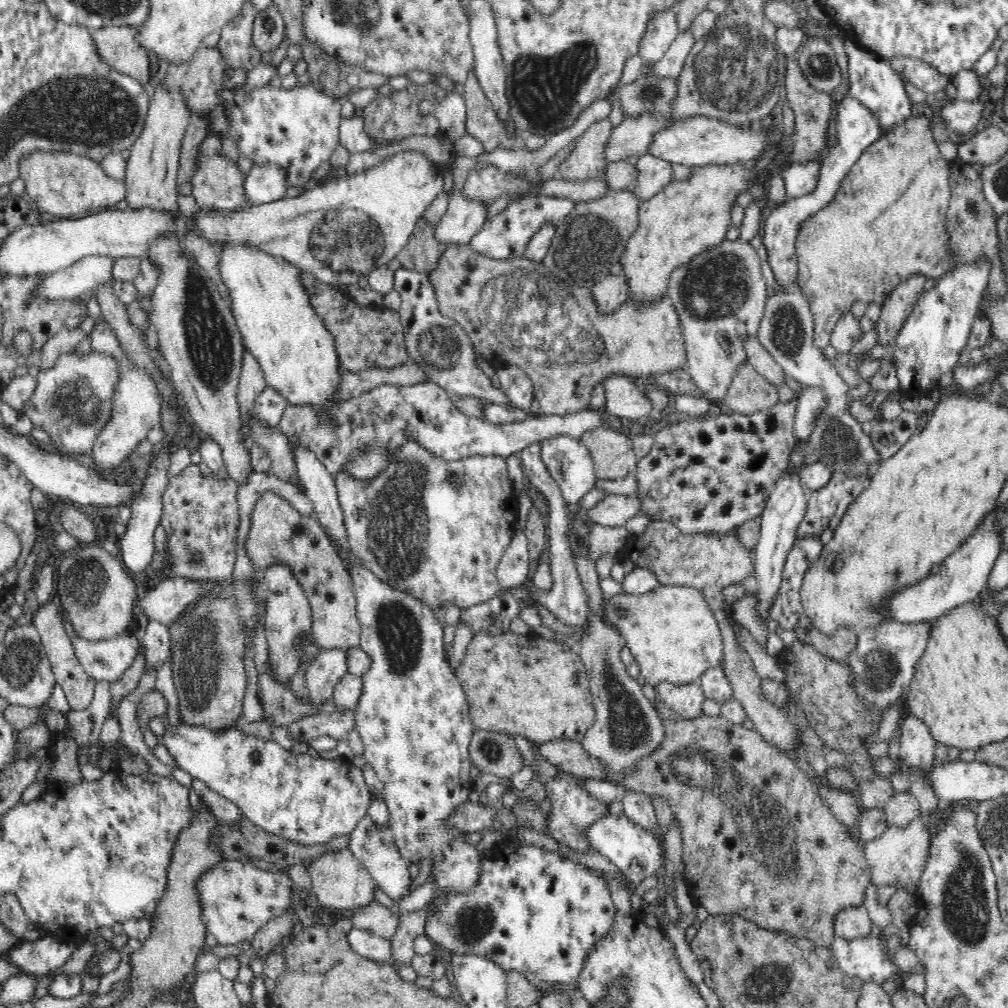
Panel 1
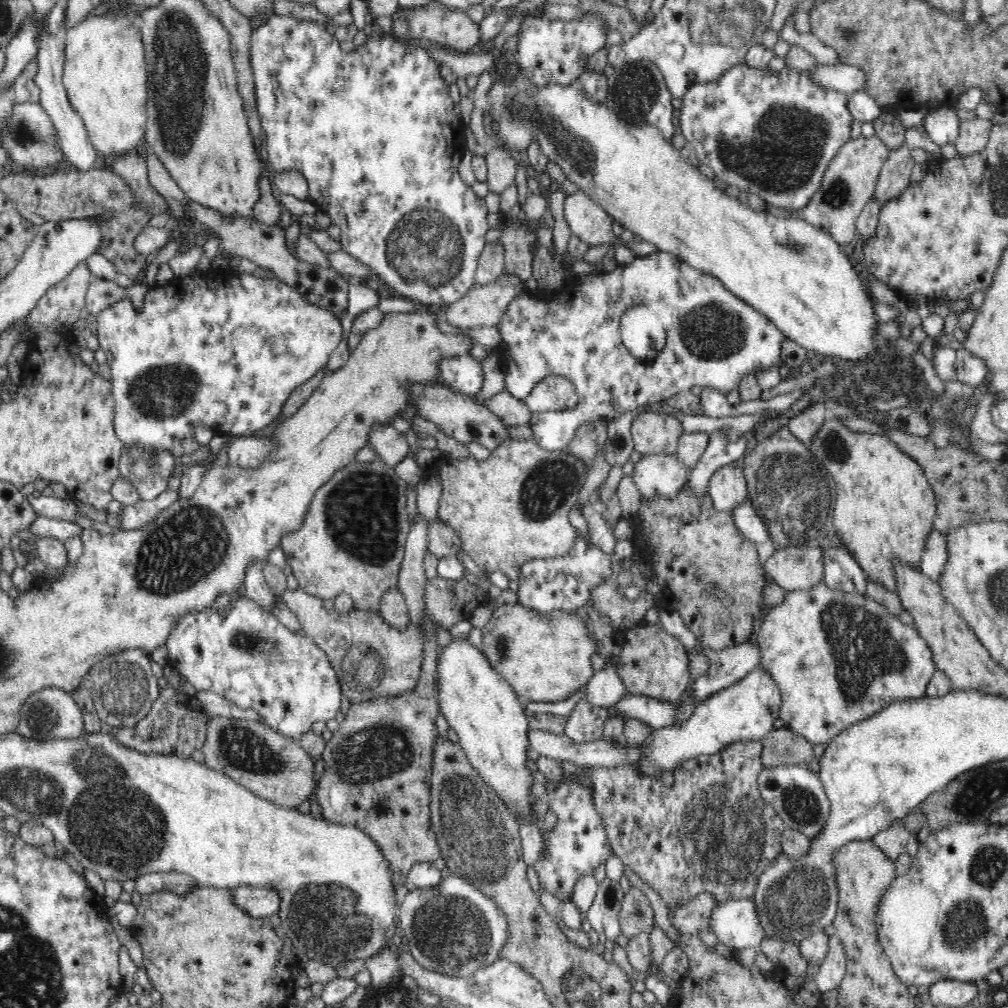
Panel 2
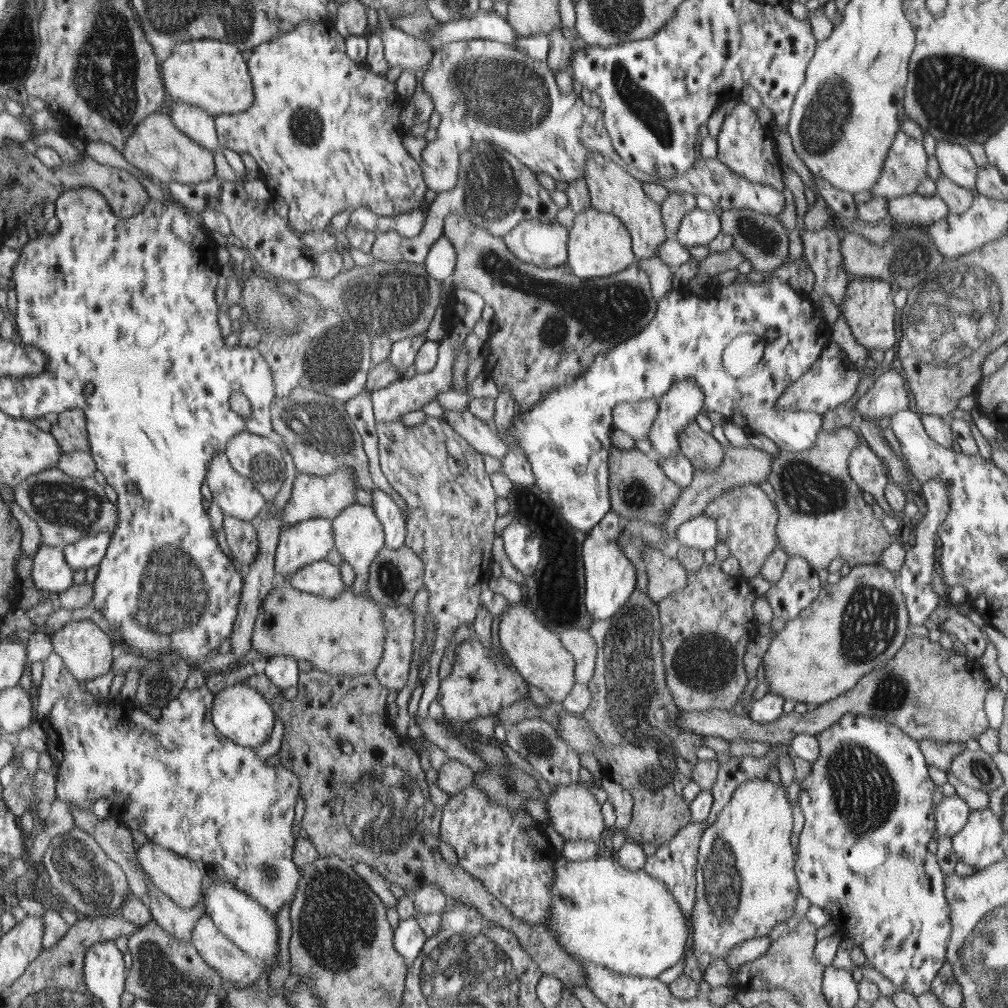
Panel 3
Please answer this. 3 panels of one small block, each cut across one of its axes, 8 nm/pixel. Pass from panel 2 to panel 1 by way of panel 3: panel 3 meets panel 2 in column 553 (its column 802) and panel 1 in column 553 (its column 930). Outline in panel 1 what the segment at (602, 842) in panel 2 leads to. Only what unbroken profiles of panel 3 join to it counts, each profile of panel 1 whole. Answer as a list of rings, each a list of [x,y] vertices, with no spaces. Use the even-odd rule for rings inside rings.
[[[558,769],[556,776],[549,779],[545,788],[551,803],[548,811],[546,811],[549,836],[560,844],[565,844],[568,848],[572,848],[574,852],[594,851],[591,844],[587,842],[587,838],[583,836],[583,832],[595,820],[610,815],[610,805],[596,800],[593,796],[583,791],[584,778],[577,778],[573,774],[569,774],[569,772],[563,772],[563,770]],[[504,837],[504,844],[500,846],[502,858],[492,858],[492,860],[480,860],[480,872],[478,872],[478,882],[470,892],[448,892],[440,894],[429,905],[426,912],[425,934],[431,942],[436,944],[436,948],[448,950],[451,954],[474,954],[475,956],[484,956],[489,960],[494,960],[495,964],[502,966],[505,973],[510,971],[522,972],[527,980],[535,986],[540,996],[552,993],[556,984],[566,984],[567,986],[578,986],[578,976],[582,968],[586,966],[586,960],[590,958],[590,950],[598,944],[602,937],[612,930],[617,908],[613,900],[612,893],[608,890],[603,875],[597,874],[597,871],[573,859],[566,859],[558,854],[542,849],[536,845],[528,846],[525,843],[520,845],[512,838]]]

